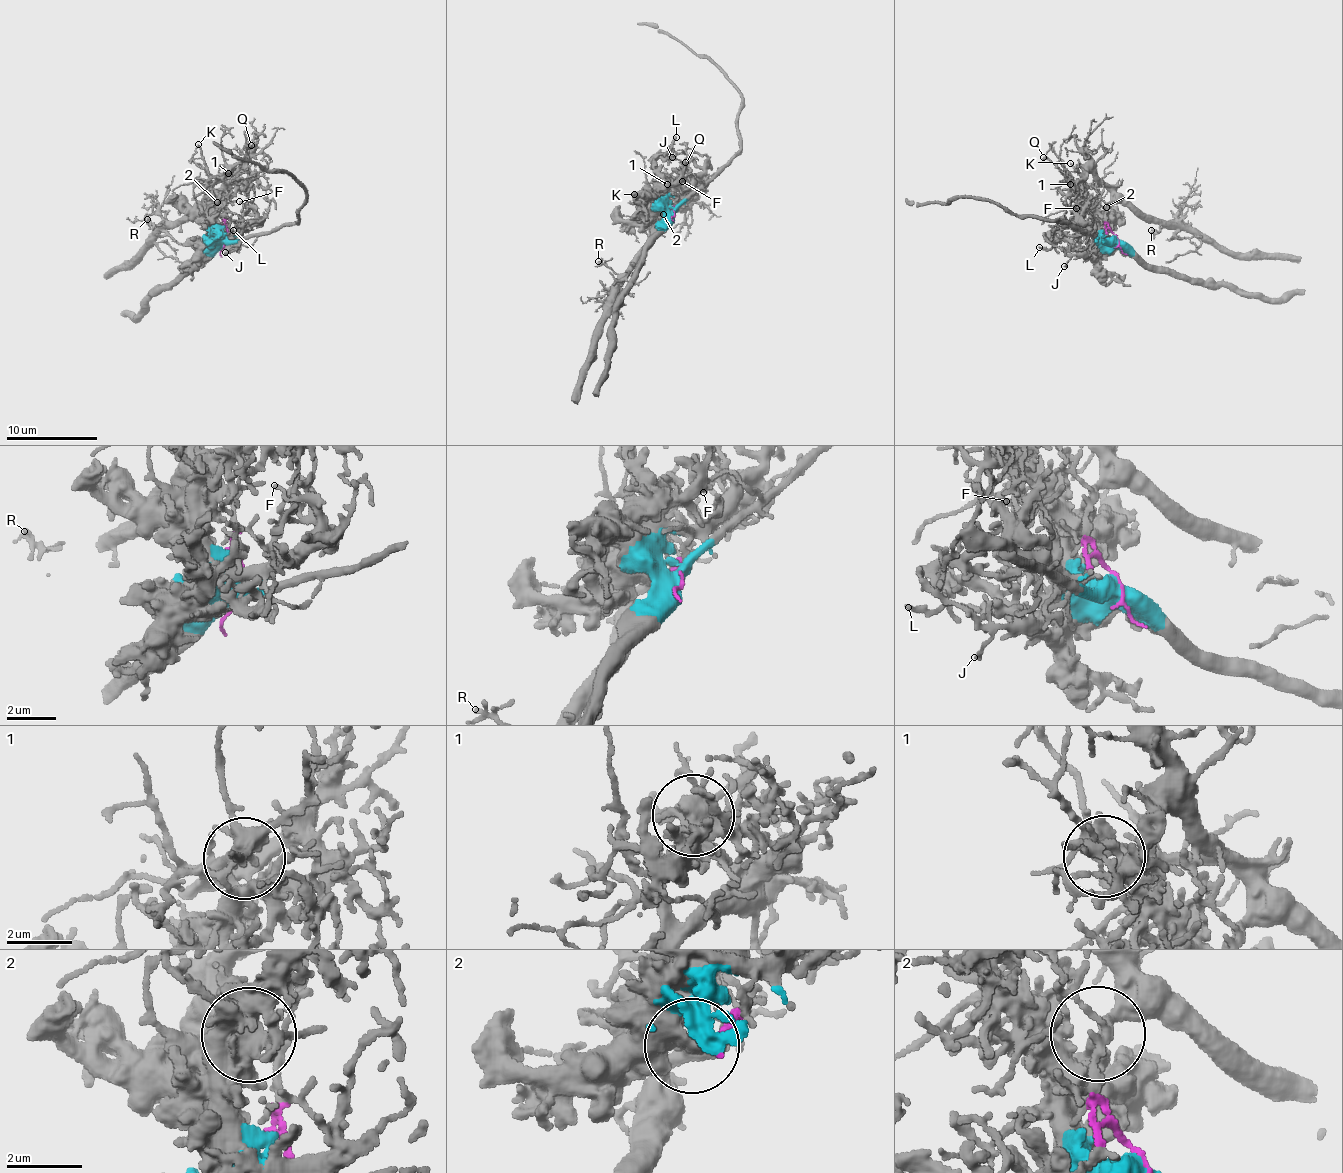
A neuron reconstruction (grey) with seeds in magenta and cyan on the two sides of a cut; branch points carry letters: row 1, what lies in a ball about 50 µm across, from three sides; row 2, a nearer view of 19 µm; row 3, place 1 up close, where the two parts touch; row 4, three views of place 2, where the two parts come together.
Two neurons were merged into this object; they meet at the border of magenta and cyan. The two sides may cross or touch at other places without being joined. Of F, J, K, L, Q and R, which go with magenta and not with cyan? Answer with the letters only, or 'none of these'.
K, Q, R

